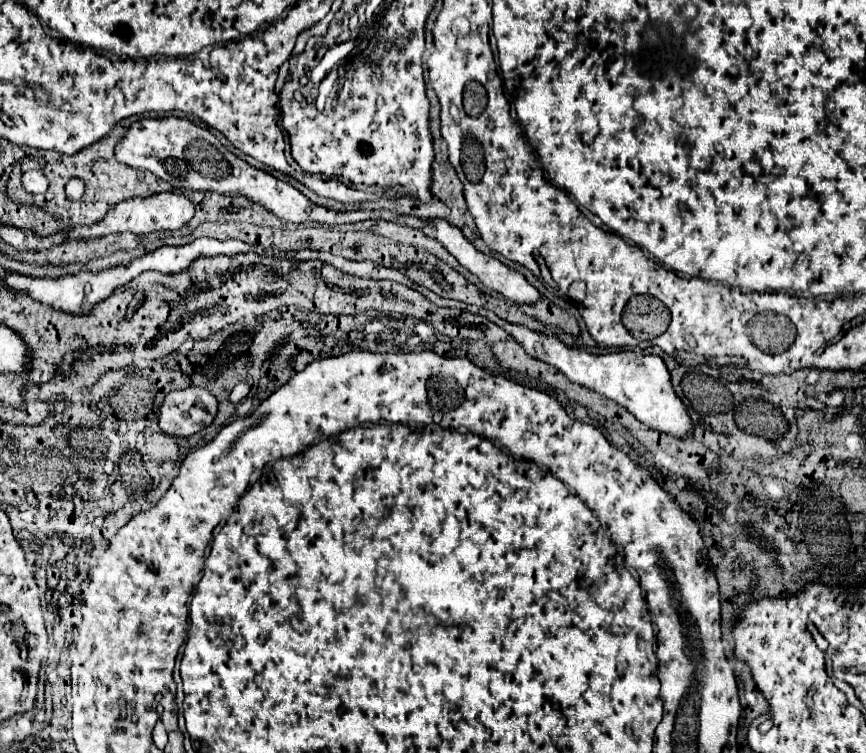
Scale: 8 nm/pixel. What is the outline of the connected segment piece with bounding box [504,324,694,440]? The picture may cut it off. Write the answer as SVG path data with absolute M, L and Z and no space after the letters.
M504 324L504 330L536 360L552 364L560 372L564 372L572 382L586 386L610 400L616 400L620 406L628 408L632 416L636 416L642 424L656 432L670 434L678 440L690 438L694 432L694 422L688 414L686 404L678 398L672 388L670 372L660 356L644 354L638 356L636 352L610 352L602 356L594 356L590 352L568 348L558 338L548 338L544 334L532 332L520 324Z

